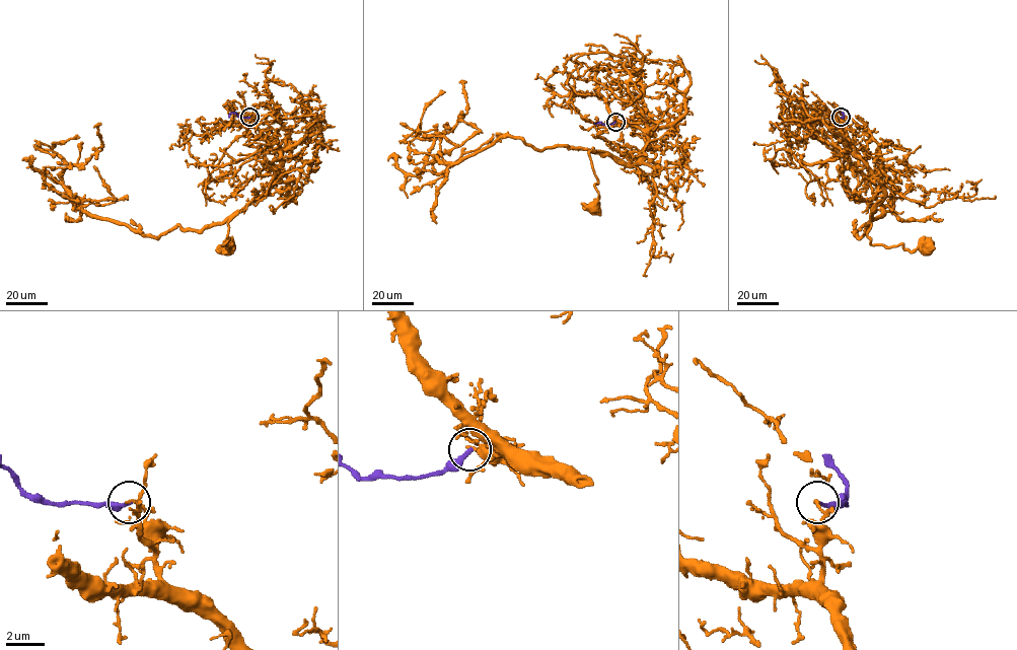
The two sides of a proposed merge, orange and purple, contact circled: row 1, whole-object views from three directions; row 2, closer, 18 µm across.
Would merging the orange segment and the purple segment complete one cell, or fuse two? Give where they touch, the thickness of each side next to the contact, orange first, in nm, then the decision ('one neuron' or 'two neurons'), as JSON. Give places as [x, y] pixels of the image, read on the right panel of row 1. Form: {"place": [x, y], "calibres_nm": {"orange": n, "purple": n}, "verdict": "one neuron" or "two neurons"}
{"place": [841, 117], "calibres_nm": {"orange": 130, "purple": 240}, "verdict": "two neurons"}

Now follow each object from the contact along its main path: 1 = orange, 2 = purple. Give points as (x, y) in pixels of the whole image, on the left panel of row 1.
1: (249, 117), (279, 154), (280, 164), (270, 188), (228, 222), (223, 244), (232, 244), (233, 250), (228, 246)
2: (249, 117), (232, 113), (228, 117)

